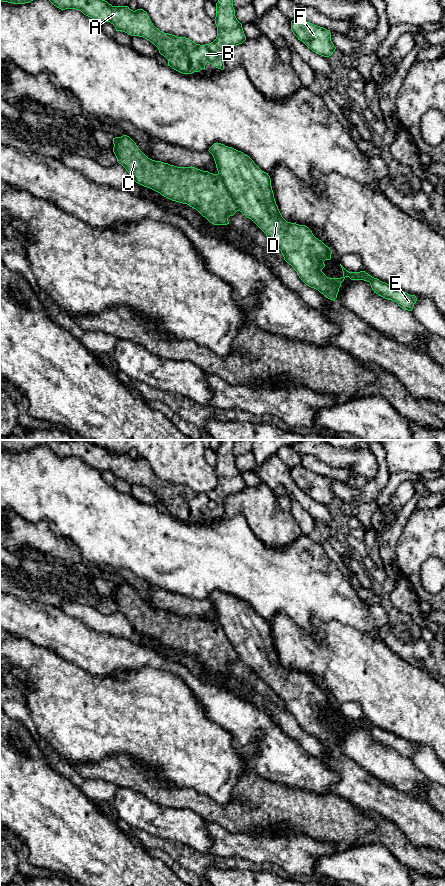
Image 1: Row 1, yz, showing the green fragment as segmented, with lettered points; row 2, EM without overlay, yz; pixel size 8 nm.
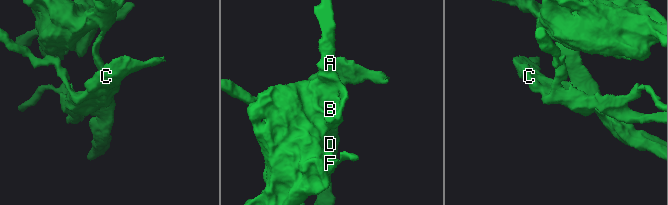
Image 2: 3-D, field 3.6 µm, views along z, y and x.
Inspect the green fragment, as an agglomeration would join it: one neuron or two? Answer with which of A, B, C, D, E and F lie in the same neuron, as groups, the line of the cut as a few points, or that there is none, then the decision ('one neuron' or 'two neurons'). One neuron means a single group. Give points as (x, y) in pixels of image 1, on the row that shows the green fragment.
A B D E F / C; cut in yz along (217, 174), (239, 210); two neurons

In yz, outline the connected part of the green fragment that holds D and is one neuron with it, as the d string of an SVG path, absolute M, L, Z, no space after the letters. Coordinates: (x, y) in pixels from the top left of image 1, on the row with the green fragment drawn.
M214 143L208 151L212 154L218 175L222 178L239 211L251 219L276 245L284 260L294 268L299 278L307 286L318 290L326 298L335 301L341 283L346 277L351 280L364 280L370 283L374 293L396 302L404 310L412 311L417 301L415 295L410 295L391 284L382 282L365 271L349 272L340 264L343 276L341 278L327 277L322 269L325 267L324 261L331 259L332 251L316 238L307 226L287 222L282 217L274 198L268 173L262 171L248 155L224 144Z

